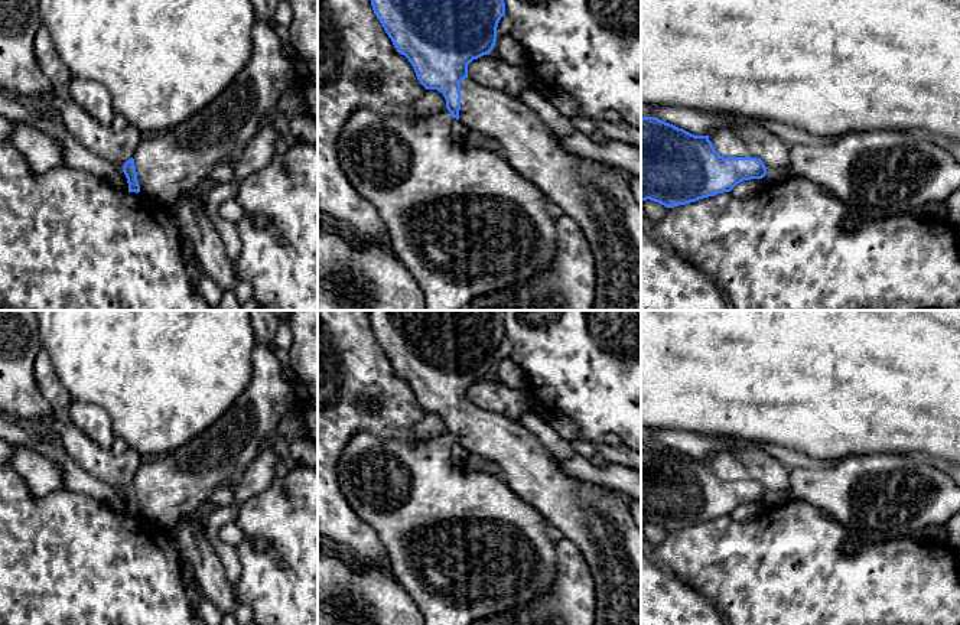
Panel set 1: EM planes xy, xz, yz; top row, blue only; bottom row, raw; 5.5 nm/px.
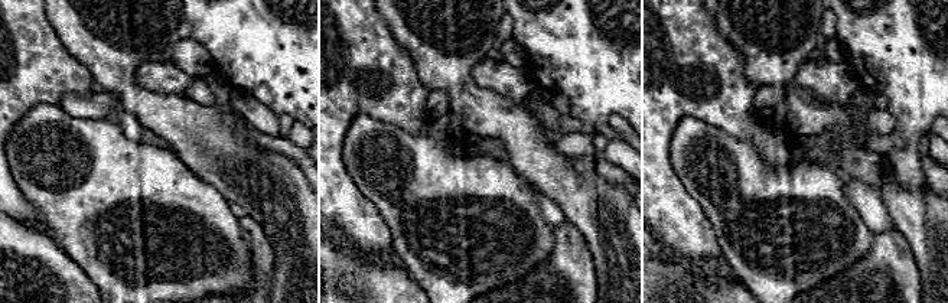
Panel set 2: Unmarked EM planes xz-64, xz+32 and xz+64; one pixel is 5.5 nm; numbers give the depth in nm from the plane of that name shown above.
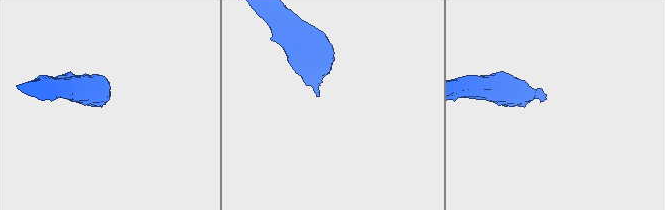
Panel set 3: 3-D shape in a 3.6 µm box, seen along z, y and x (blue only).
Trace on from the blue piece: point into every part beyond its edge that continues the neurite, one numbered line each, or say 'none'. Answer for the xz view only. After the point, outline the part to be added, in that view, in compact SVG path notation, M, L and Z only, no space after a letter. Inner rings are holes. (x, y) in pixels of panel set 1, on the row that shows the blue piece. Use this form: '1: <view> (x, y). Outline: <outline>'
1: xz (601, 201). Outline: M469 77L461 82L459 123L465 130L478 130L499 141L501 156L544 196L559 205L582 228L595 258L595 300L592 310L641 310L641 205L622 170L608 170L601 160L589 160L567 152L559 136L518 98L482 87Z

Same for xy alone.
1: xy (171, 163). Outline: M257 17L251 39L248 64L214 101L176 128L141 140L133 154L139 193L169 208L180 195L204 191L209 185L208 172L215 165L234 162L260 130L260 123L277 110L279 100L293 82L293 62L283 55L270 22Z

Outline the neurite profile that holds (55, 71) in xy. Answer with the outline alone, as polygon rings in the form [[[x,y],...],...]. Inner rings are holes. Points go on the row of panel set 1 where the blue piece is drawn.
[[[42,26],[35,36],[35,58],[53,87],[58,91],[65,91],[71,75],[61,61],[45,26]]]

